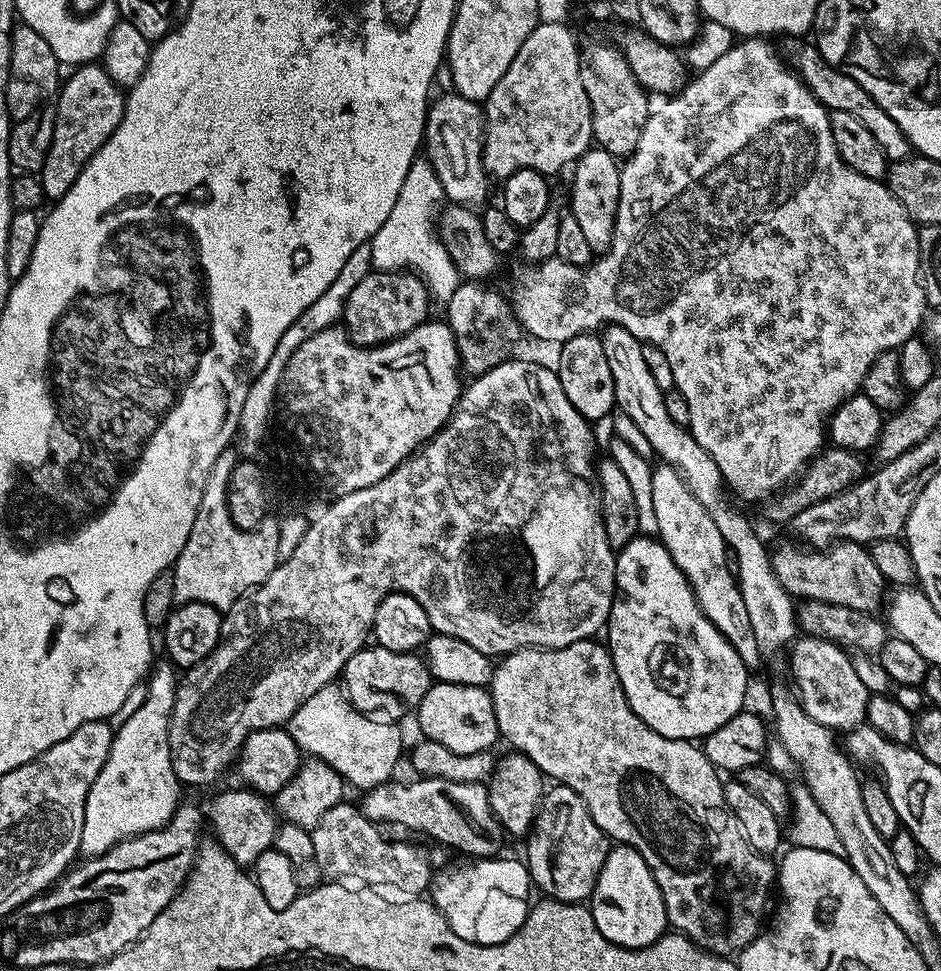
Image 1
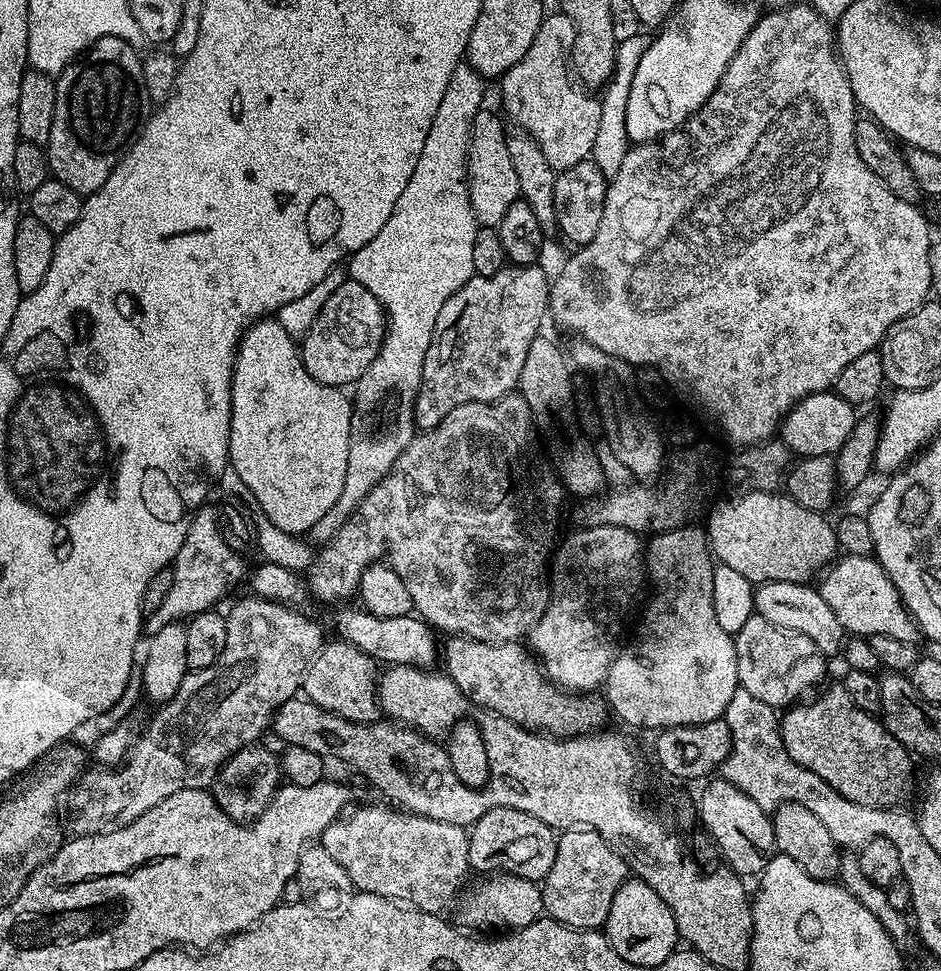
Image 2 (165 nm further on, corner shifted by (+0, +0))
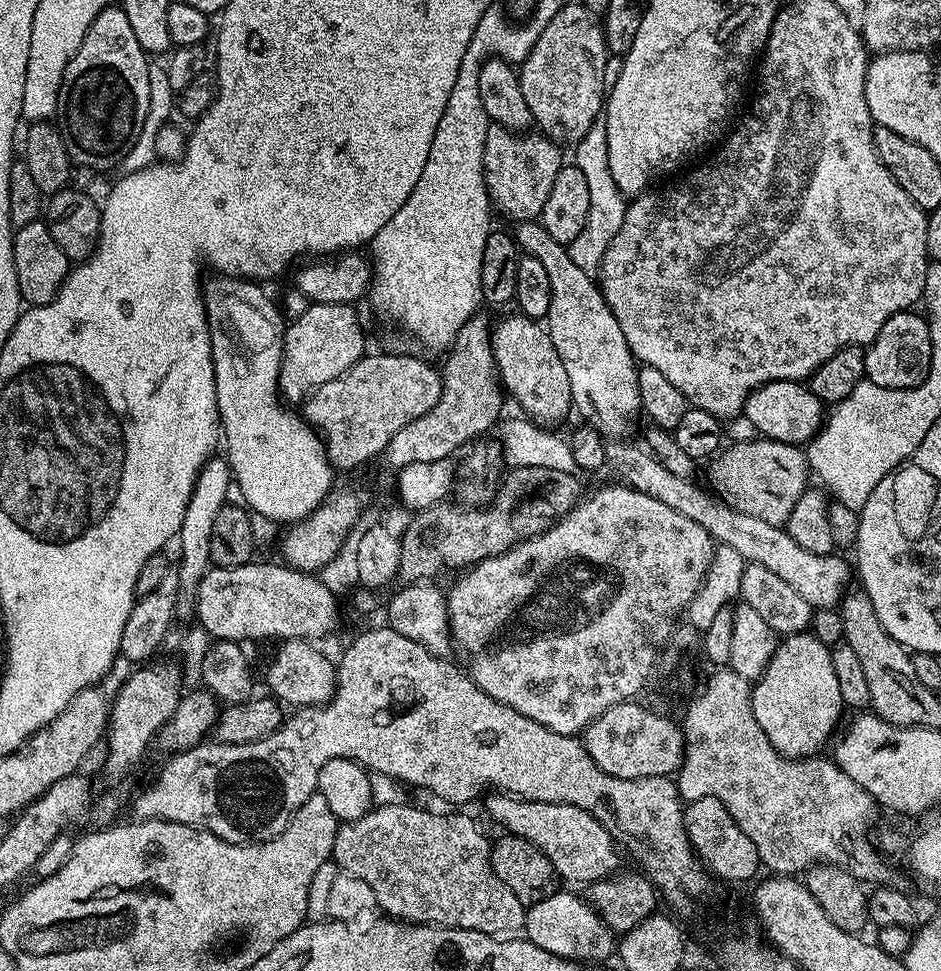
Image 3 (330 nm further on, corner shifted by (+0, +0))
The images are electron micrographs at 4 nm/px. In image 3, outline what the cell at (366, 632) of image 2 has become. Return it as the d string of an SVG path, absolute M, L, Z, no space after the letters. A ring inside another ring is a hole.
M253 561L240 567L209 567L208 572L199 583L198 598L196 599L196 620L199 627L213 639L234 642L276 638L275 640L307 640L319 641L332 633L340 622L337 595L329 590L322 580L313 573L298 571L288 565L277 562Z

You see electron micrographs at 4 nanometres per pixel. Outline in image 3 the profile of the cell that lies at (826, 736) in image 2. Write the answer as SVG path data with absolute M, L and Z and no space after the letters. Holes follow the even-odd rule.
M808 630L785 635L777 643L764 673L752 684L752 709L754 718L758 718L758 726L762 726L766 738L770 738L770 746L774 746L780 755L807 758L823 753L828 739L833 735L832 740L837 735L840 715L845 715L846 712L842 702L842 689L838 687L838 677L834 675L832 648L818 642L818 638L814 638Z

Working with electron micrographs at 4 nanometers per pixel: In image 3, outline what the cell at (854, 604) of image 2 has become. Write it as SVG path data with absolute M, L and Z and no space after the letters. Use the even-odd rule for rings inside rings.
M612 438L604 445L607 467L616 471L615 479L629 488L642 494L650 494L650 498L658 498L658 502L666 502L678 514L686 514L693 522L698 522L702 530L712 535L717 545L732 546L749 564L760 563L771 573L778 574L799 595L804 598L813 610L817 608L836 608L849 591L848 579L853 579L854 572L840 554L822 556L810 554L810 550L802 550L794 538L790 538L787 527L770 526L770 522L762 522L762 518L754 518L745 512L739 512L731 504L700 489L687 475L679 476L666 470L662 462L639 444L631 444L628 438Z

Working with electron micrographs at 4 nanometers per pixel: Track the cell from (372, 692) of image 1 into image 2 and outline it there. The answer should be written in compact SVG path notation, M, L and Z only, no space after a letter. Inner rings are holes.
M343 640L325 643L308 665L303 695L320 708L355 723L371 723L379 715L378 664L356 646Z

